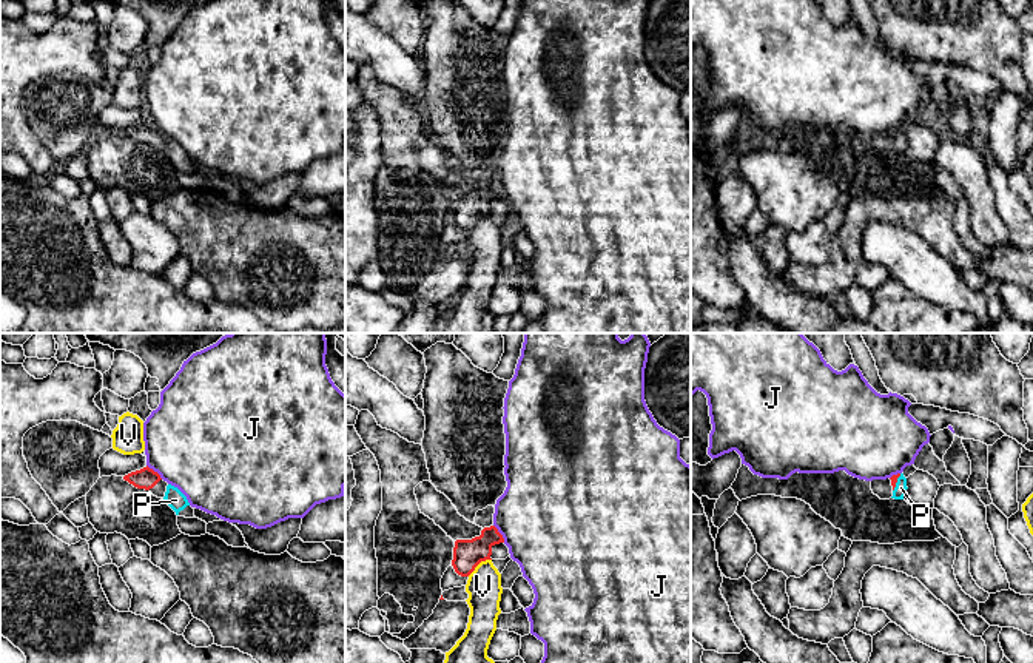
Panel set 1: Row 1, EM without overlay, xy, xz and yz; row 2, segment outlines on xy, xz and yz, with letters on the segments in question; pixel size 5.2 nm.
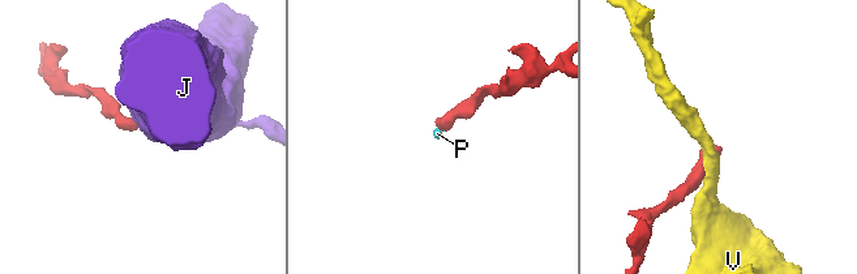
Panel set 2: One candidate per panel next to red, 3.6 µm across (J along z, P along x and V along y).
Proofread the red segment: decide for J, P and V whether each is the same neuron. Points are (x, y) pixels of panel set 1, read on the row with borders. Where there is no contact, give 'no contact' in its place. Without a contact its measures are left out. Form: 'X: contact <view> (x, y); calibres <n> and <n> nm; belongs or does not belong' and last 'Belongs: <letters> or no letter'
J: contact xy (153, 471); calibres 110 and 480 nm; does not belong
P: contact yz (896, 481); calibres 40 and 70 nm; belongs
V: contact xz (478, 563); calibres 160 and 180 nm; does not belong
Belongs: P

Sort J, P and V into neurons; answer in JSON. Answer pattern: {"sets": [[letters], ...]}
{"sets": [["J"], ["P"], ["V"]]}

